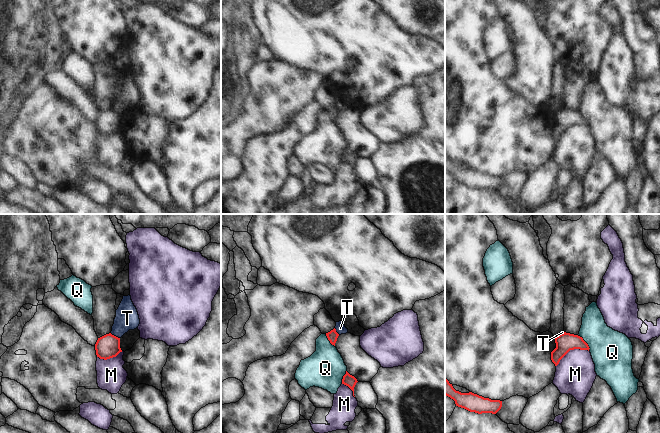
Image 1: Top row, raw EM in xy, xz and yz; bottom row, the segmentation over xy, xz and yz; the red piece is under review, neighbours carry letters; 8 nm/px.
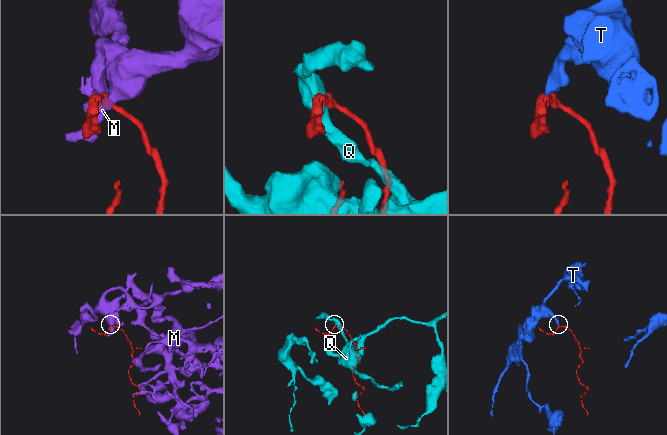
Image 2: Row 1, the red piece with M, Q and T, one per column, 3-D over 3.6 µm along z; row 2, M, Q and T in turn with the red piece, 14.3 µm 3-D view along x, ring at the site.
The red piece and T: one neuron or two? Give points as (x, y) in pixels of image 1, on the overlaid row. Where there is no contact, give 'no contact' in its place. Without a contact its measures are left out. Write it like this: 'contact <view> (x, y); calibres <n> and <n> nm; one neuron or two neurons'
contact xy (115, 336); calibres 190 and 190 nm; two neurons

